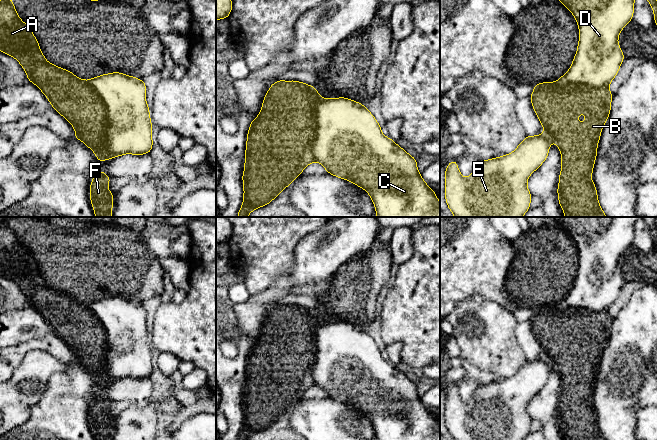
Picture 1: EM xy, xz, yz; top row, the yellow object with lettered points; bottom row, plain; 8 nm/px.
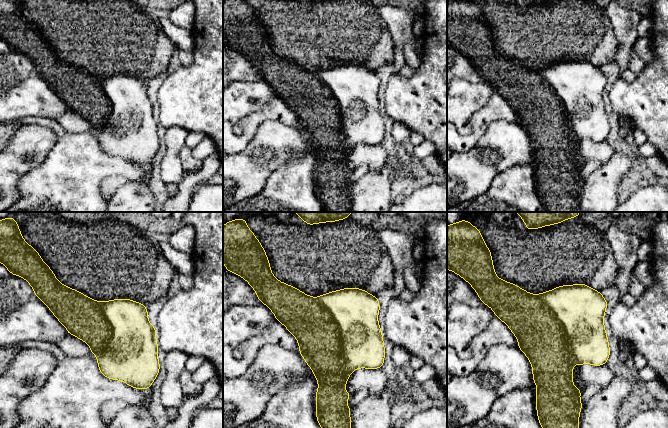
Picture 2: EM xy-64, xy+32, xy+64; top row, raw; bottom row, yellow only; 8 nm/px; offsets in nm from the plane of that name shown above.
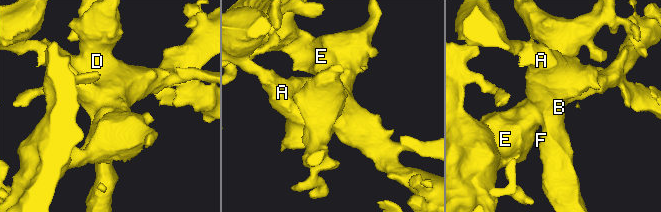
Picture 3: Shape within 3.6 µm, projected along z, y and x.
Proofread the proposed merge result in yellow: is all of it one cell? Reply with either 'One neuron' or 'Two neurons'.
Two neurons

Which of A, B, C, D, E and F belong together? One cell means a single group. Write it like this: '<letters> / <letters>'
A B F / C D E

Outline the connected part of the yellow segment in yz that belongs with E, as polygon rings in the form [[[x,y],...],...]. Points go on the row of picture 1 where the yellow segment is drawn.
[[[544,129],[542,135],[527,137],[510,154],[483,160],[476,165],[471,175],[464,178],[452,160],[445,168],[445,200],[455,217],[522,217],[529,209],[532,195],[527,188],[529,176],[547,159],[552,139]]]

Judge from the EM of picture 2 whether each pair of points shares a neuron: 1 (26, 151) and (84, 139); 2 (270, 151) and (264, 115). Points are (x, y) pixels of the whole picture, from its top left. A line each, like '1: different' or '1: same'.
1: different
2: different

